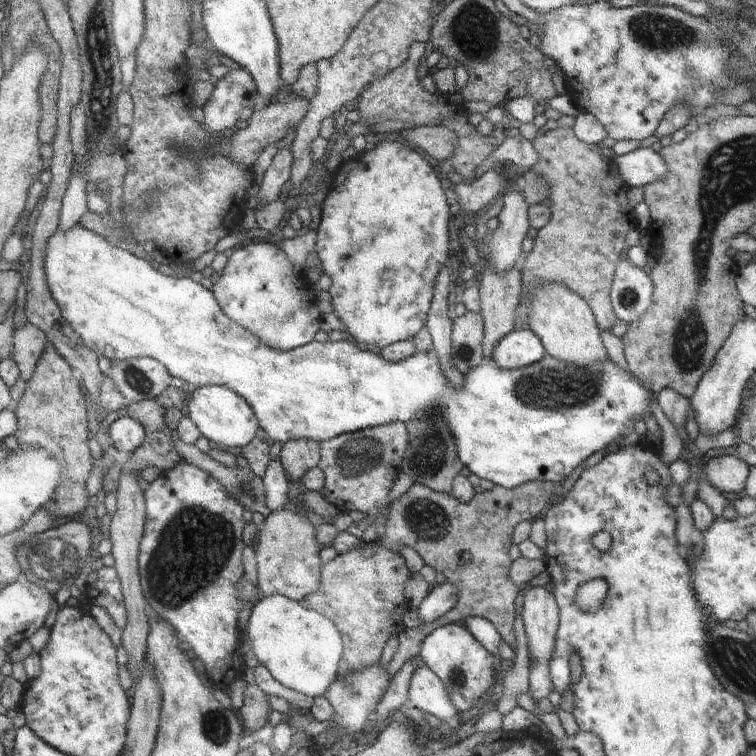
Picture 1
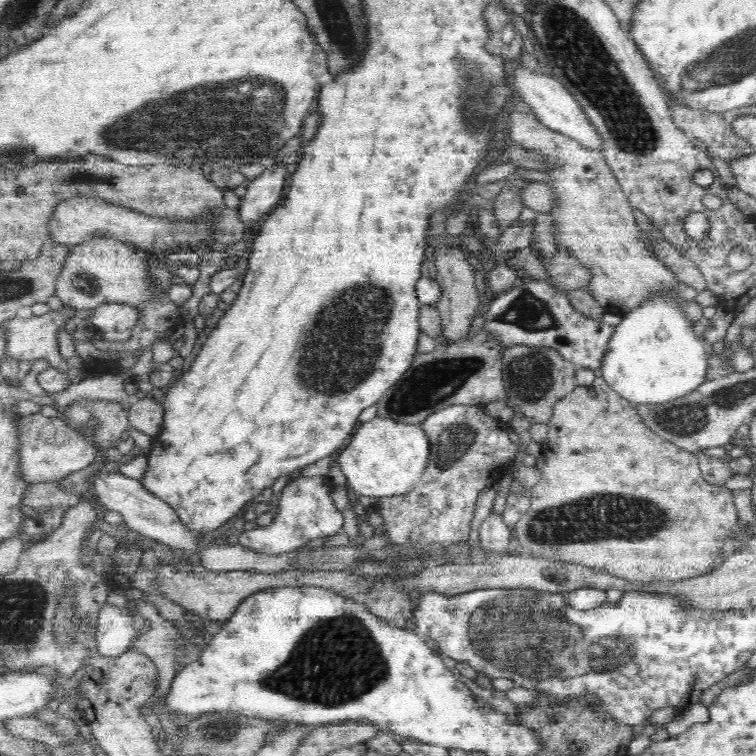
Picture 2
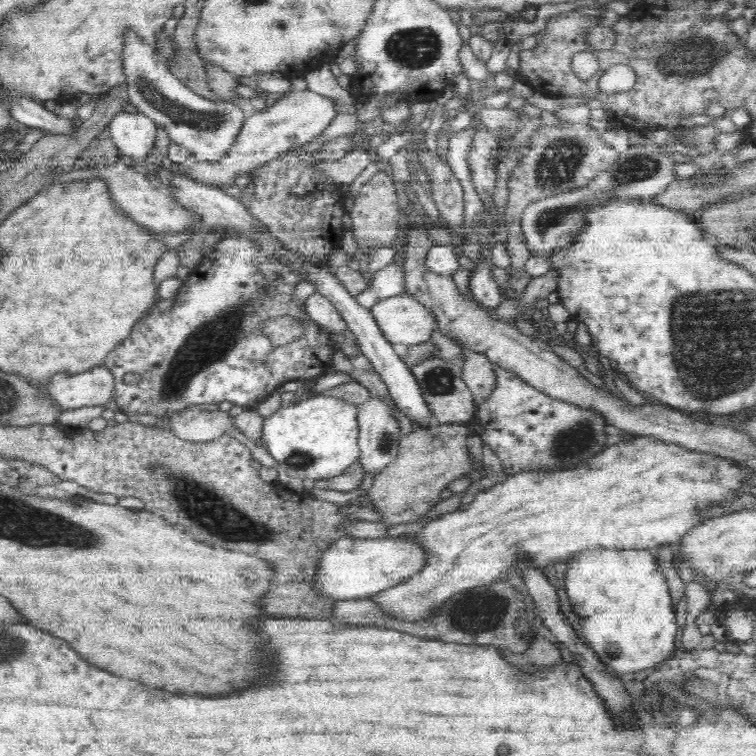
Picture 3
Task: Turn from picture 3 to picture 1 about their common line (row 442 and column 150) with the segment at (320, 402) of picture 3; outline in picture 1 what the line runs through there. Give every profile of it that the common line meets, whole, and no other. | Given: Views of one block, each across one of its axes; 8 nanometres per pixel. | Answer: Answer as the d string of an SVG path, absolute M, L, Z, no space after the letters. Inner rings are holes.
M74 225L69 229L58 229L49 239L47 244L47 255L45 262L48 282L54 297L60 304L63 318L68 324L73 326L76 334L85 342L85 345L92 349L97 356L105 356L108 360L121 361L124 359L136 359L140 357L150 357L154 360L159 360L169 373L176 378L182 378L194 388L201 388L208 385L222 385L233 389L240 396L245 397L249 401L249 405L256 413L258 420L261 421L262 428L266 430L269 438L273 442L288 443L294 439L312 439L321 443L322 441L333 439L335 436L342 433L351 433L361 431L365 428L387 425L396 420L400 422L408 422L418 417L432 415L436 416L438 421L444 425L447 424L447 429L451 432L451 437L455 442L455 451L457 452L460 462L466 466L471 473L476 474L478 478L485 478L493 482L495 485L503 486L511 489L520 487L522 483L530 481L552 481L558 482L562 478L566 478L580 462L584 462L588 456L594 454L596 450L611 444L616 436L621 433L626 433L626 429L633 428L632 418L636 414L640 414L644 419L644 414L649 412L652 415L649 407L649 393L640 382L640 378L635 377L629 372L628 368L617 366L609 358L606 361L594 361L585 365L570 364L566 361L545 354L545 358L537 363L530 364L517 369L503 369L498 366L490 357L484 357L478 366L475 366L464 375L464 385L459 388L449 383L440 370L437 353L434 348L426 350L426 352L416 352L410 358L390 362L381 357L378 351L368 349L361 346L356 346L348 341L338 340L329 342L310 341L310 344L302 345L292 351L281 351L267 345L249 330L246 330L241 324L235 323L218 304L213 291L207 289L202 283L198 283L188 277L173 277L166 275L153 268L152 265L144 259L132 255L127 249L121 249L114 244L110 244L105 237L99 234L94 234L94 231L84 228L82 225Z

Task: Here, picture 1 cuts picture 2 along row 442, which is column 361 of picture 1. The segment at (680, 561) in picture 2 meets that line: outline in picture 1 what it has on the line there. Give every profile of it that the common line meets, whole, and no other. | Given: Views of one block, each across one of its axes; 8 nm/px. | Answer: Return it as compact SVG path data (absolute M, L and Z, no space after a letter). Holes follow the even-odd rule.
M347 530L338 533L332 545L337 556L322 568L323 587L306 595L299 603L328 617L341 633L345 650L337 678L342 681L349 673L359 673L367 667L378 665L382 656L386 656L386 648L390 648L390 640L394 640L394 634L398 636L406 628L406 616L410 616L410 609L416 607L406 598L404 590L406 582L415 572L401 552L396 551L394 547L387 547L380 542L365 543Z

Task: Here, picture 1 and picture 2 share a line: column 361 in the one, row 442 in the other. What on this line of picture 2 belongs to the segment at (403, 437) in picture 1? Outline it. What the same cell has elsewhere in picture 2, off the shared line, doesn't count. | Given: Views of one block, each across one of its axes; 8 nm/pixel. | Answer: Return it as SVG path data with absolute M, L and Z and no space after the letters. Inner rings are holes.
M453 404L430 414L420 423L430 440L430 456L427 469L419 483L406 494L380 498L374 506L384 520L380 530L394 544L423 545L438 541L442 545L451 545L465 541L470 534L476 498L484 488L492 487L513 464L518 454L518 444L512 443L508 437L510 430L507 423L490 417L479 405Z

